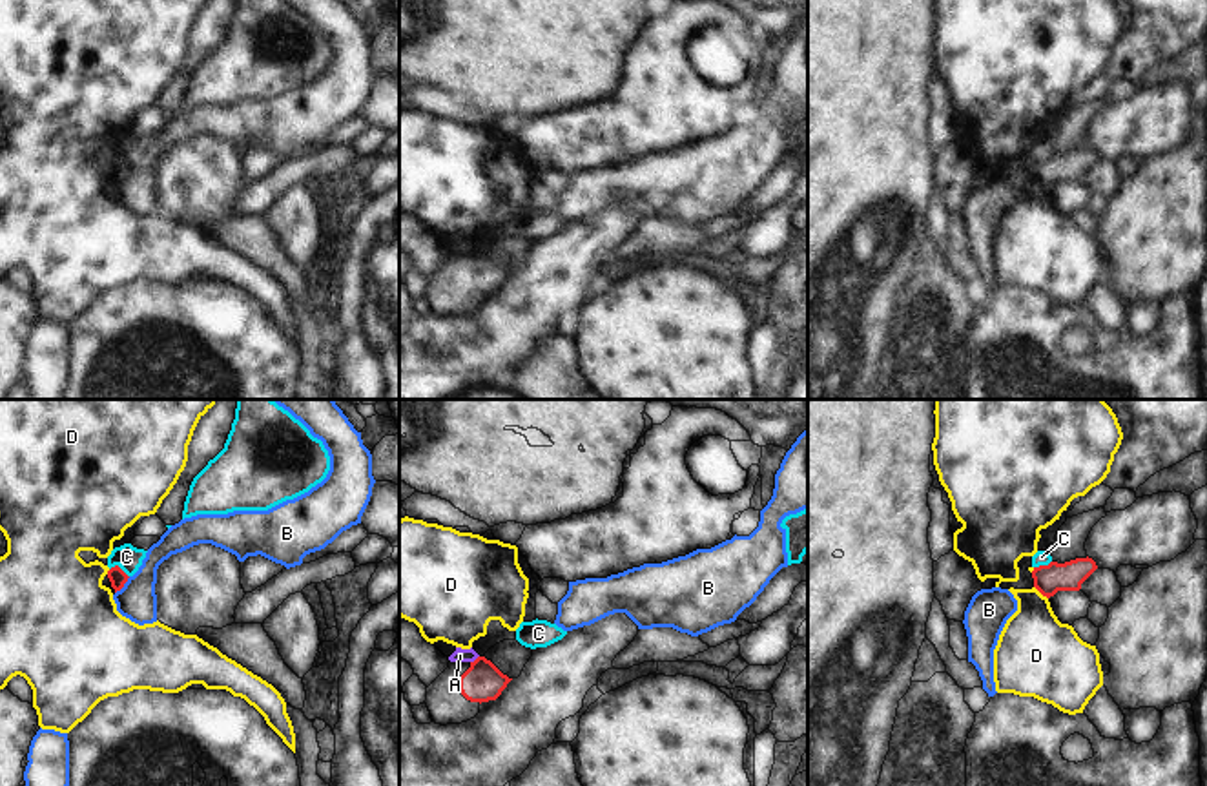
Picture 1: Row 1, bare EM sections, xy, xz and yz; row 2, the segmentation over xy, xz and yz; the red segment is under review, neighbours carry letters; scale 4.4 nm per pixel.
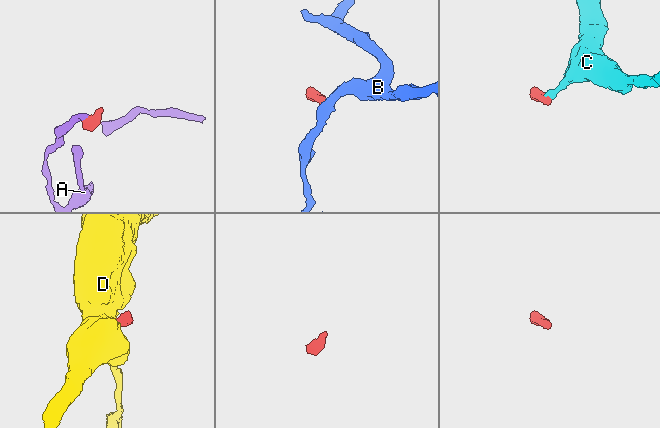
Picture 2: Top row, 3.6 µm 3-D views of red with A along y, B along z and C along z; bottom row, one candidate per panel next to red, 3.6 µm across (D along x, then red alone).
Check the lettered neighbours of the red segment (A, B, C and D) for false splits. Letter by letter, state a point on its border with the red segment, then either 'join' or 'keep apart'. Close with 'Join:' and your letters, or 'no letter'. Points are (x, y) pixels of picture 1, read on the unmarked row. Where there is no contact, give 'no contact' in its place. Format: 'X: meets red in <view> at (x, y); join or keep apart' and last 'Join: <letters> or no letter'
A: meets red in xz at (476, 250); keep apart
B: meets red in xy at (123, 177); keep apart
C: meets red in xy at (119, 159); keep apart
D: meets red in yz at (1041, 185); keep apart
Join: no letter

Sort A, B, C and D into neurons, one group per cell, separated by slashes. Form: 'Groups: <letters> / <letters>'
Groups: A / B / C / D.

